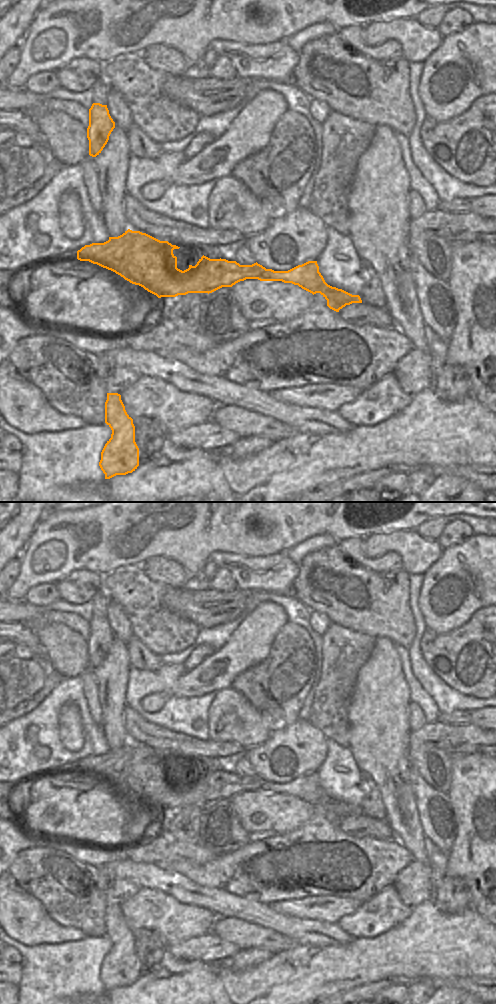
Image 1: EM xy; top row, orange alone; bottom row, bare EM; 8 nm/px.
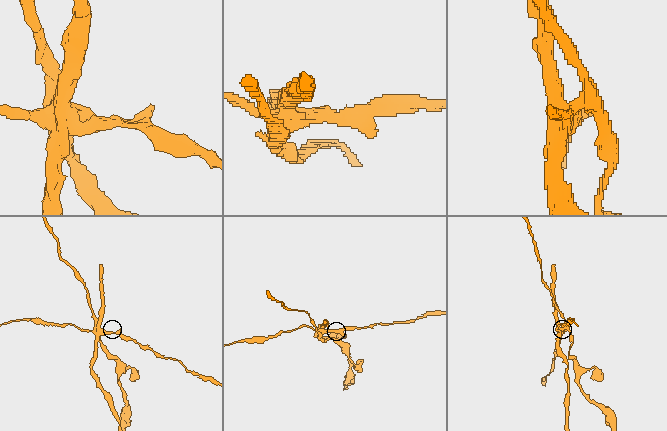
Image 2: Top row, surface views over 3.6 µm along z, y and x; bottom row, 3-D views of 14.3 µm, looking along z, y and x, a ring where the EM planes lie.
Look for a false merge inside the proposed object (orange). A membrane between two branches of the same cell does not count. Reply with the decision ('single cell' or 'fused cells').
fused cells

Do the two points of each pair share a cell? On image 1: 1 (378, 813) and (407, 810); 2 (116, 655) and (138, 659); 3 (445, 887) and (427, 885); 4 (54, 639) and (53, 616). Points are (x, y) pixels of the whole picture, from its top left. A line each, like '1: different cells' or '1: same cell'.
1: different cells
2: different cells
3: different cells
4: different cells

